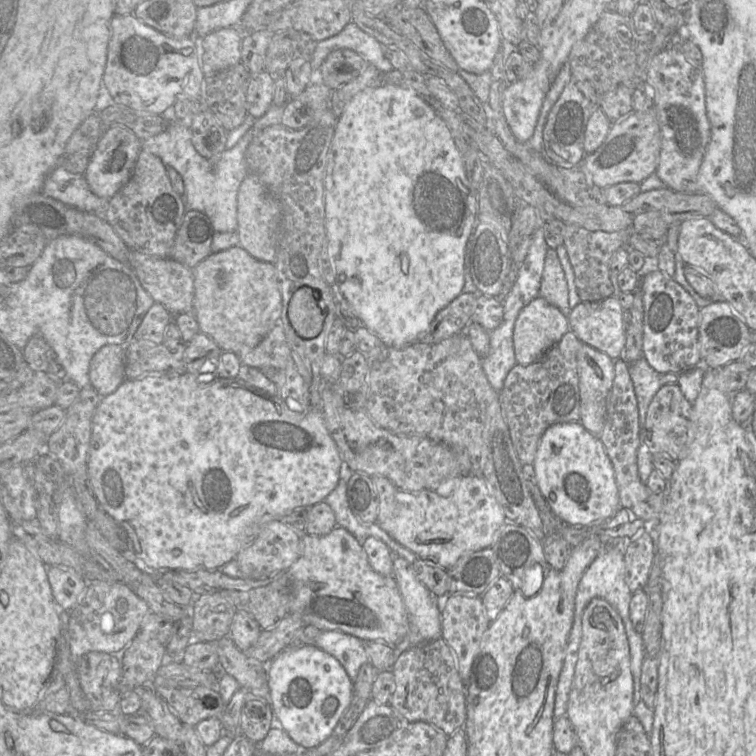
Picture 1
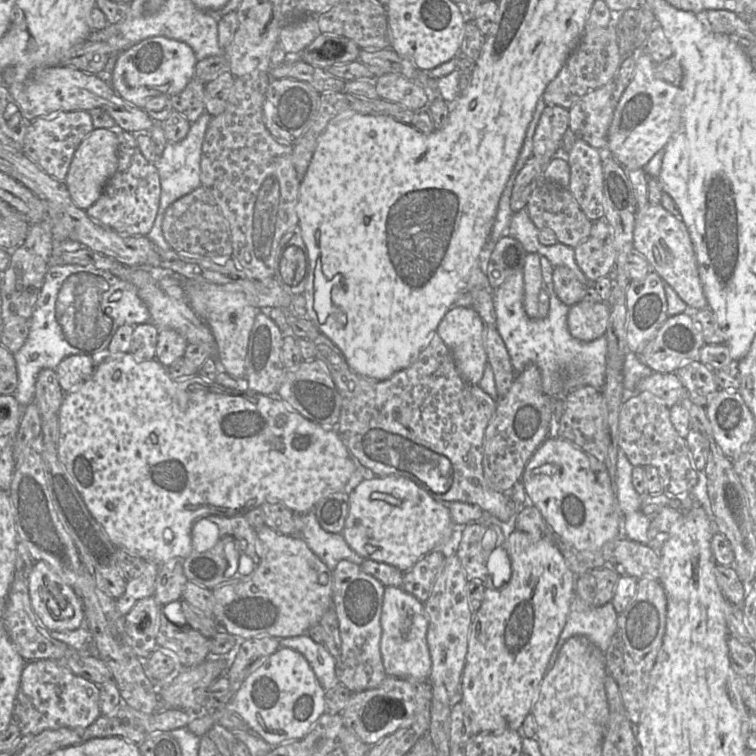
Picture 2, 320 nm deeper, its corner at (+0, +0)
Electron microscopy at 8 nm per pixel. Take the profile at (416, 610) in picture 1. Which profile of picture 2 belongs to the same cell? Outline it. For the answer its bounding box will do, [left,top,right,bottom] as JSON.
[380,587,431,682]

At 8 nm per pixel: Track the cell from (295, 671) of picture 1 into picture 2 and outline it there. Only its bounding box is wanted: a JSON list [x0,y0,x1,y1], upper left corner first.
[225,647,325,747]

